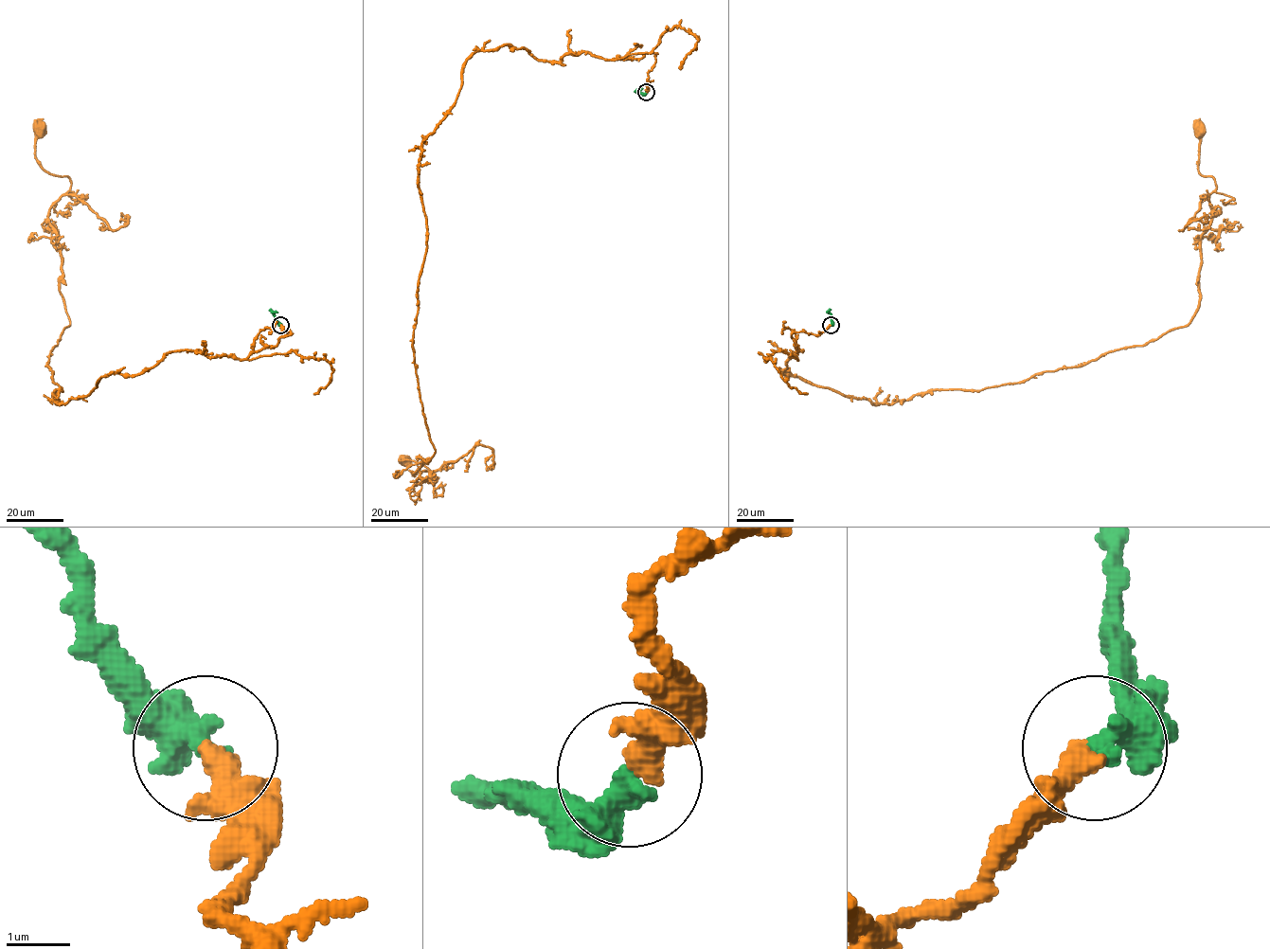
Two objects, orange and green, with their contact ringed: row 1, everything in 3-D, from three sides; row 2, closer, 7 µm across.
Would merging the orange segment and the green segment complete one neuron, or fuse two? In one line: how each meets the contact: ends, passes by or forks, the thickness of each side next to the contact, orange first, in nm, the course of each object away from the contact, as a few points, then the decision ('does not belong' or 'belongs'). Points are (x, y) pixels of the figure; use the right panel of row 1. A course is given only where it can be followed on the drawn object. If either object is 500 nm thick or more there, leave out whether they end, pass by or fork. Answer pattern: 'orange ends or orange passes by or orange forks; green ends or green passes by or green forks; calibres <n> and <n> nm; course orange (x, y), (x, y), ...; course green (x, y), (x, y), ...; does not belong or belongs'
orange ends; green passes by; calibres 440 and 320 nm; course orange (830, 324), (792, 334), (783, 373), (888, 403), (1188, 324), (1216, 185), (1200, 128); course green (830, 324), (830, 309); belongs

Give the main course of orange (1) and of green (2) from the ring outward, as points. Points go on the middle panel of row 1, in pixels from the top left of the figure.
1: (646, 92), (654, 53), (468, 59), (419, 162), (414, 358), (435, 453), (413, 474), (436, 478), (405, 461)
2: (646, 92), (634, 92)

